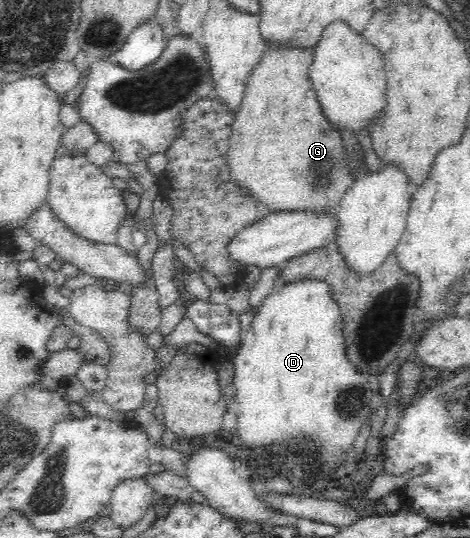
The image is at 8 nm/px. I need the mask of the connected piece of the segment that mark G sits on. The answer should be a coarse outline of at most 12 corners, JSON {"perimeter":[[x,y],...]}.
{"perimeter":[[266,42],[246,77],[232,178],[270,211],[338,207],[339,130],[312,49]]}

